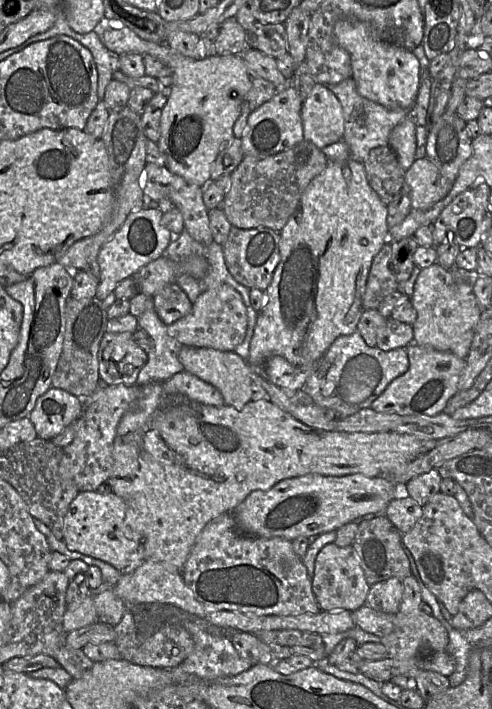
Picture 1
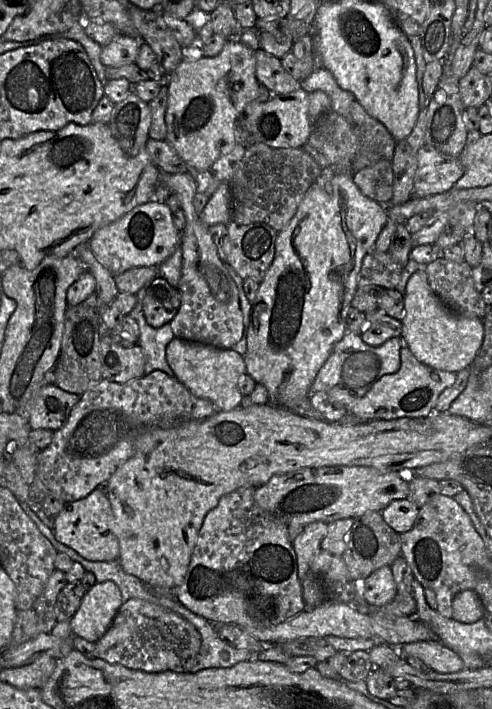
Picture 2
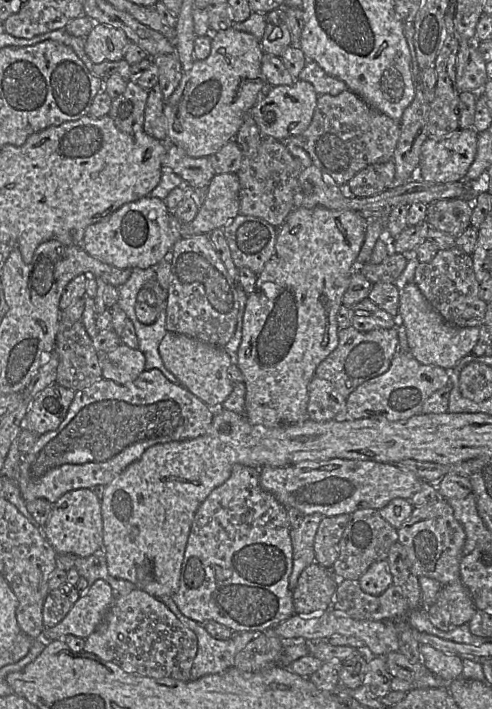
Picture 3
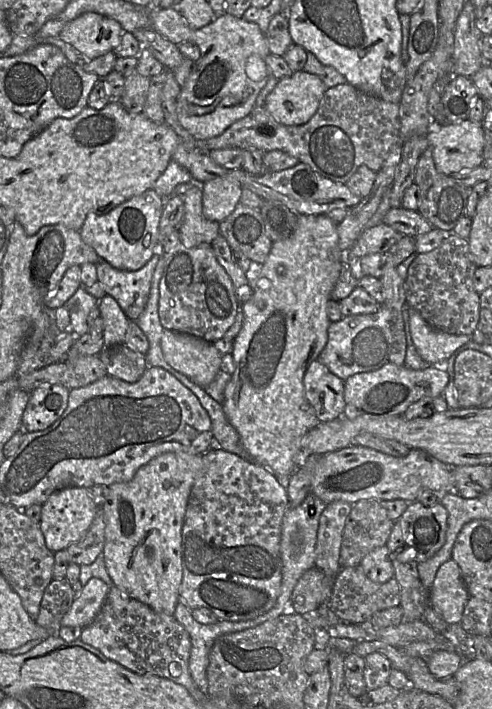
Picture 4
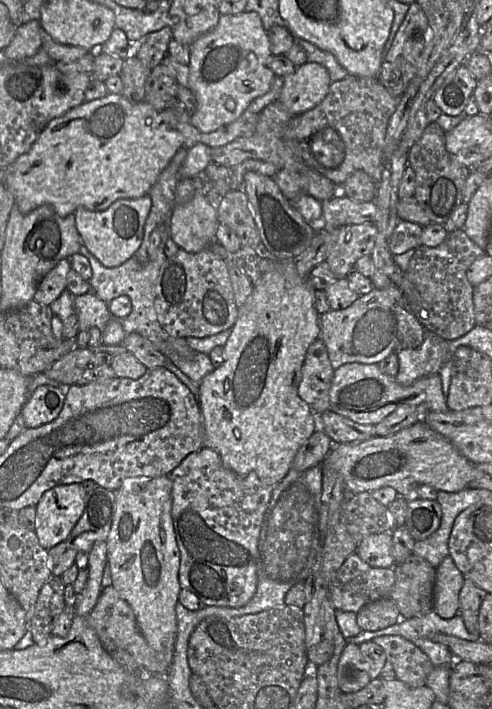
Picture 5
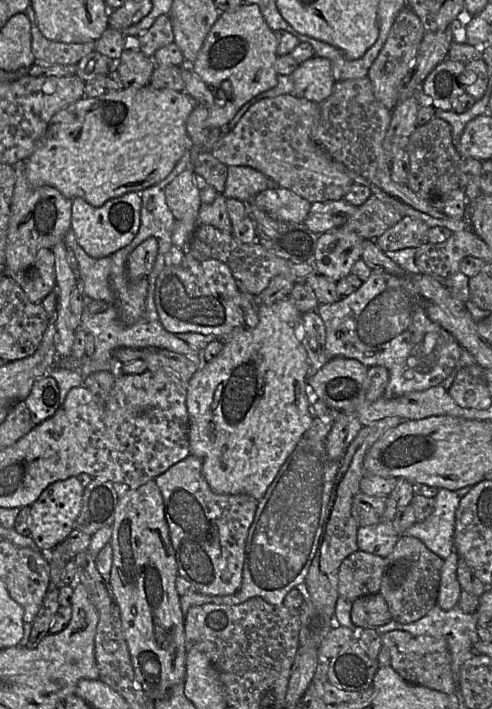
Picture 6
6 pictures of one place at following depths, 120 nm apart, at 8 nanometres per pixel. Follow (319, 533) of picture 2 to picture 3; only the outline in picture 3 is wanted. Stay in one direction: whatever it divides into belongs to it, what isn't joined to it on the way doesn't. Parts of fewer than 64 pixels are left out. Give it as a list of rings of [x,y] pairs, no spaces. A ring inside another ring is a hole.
[[[319,513],[304,515],[297,528],[290,528],[293,566],[289,577],[289,589],[294,590],[302,571],[315,562],[314,540],[321,519]]]

